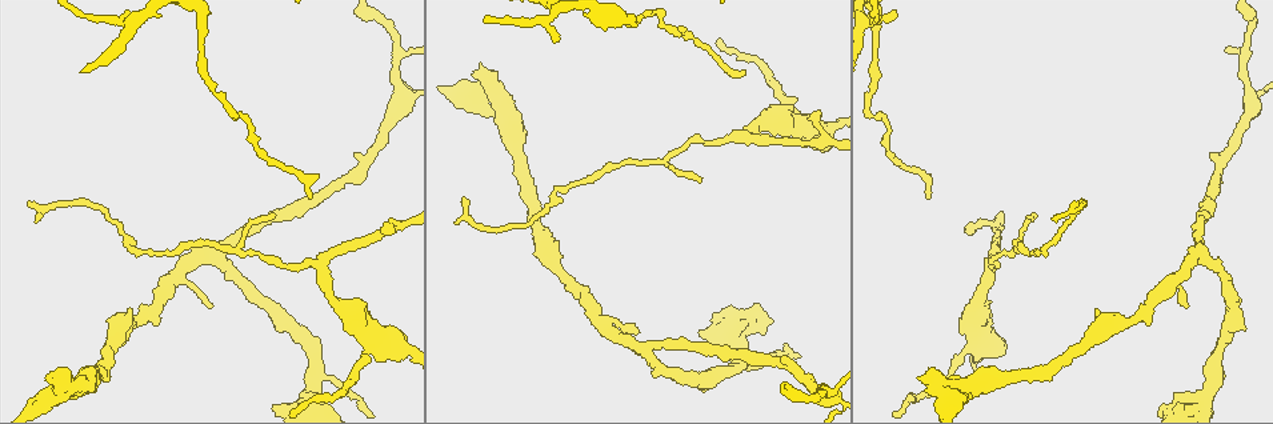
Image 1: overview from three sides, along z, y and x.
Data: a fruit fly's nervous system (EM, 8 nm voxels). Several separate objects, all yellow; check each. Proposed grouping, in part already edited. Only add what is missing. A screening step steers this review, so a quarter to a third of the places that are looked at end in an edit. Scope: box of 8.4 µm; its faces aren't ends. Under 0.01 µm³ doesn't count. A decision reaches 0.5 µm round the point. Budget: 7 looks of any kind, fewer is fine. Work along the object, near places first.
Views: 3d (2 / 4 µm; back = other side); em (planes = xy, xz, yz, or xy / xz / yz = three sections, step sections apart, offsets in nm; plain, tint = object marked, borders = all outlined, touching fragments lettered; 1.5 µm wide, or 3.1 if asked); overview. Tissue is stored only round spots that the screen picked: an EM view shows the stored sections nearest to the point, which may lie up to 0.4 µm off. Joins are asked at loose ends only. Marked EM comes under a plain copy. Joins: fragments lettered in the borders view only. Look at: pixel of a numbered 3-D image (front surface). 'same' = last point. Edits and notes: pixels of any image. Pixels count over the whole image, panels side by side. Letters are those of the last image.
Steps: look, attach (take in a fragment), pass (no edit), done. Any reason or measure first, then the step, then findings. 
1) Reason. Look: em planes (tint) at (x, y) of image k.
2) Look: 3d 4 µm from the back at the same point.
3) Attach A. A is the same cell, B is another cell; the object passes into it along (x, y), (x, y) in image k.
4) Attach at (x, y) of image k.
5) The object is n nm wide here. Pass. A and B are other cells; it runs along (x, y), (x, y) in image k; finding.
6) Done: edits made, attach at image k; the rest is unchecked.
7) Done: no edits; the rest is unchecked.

Look: em yz step 4 (borders) at (463, 197) of image 1.

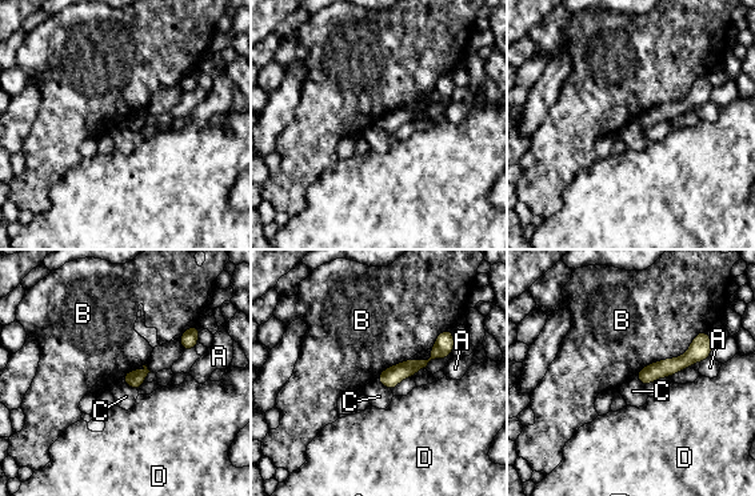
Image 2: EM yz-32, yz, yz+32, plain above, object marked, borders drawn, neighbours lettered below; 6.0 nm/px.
Look: em planes (borders) at the same point.

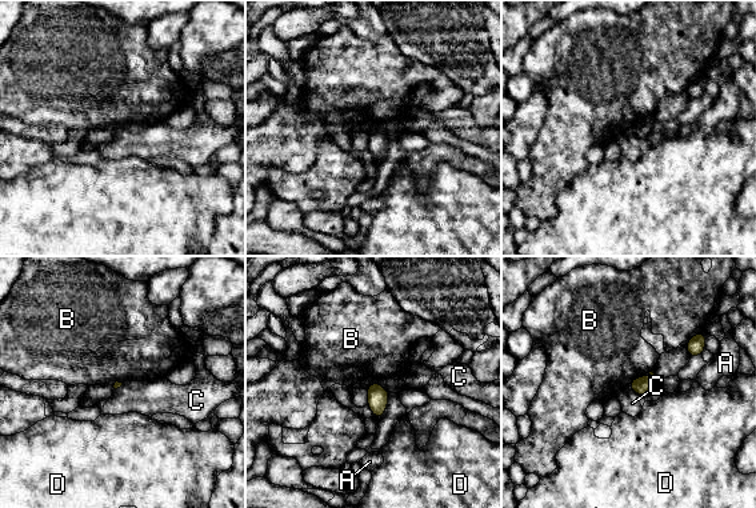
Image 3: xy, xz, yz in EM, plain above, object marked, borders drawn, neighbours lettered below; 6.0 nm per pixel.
The longest contact is with B, 140 nm. Pass. A, B, C and D are other cells; none of them fits.

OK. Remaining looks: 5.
Free end. Look: em planes (tint) at (47, 374) of image 1.

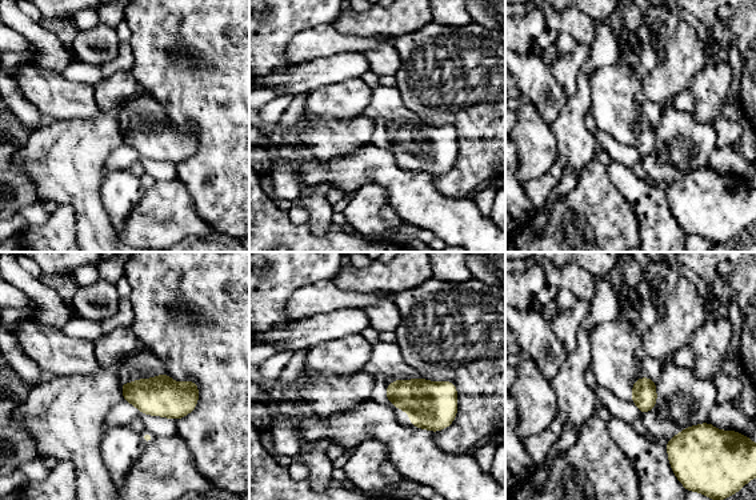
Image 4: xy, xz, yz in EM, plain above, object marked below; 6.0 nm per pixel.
Look: em planes (borders) at the same point.

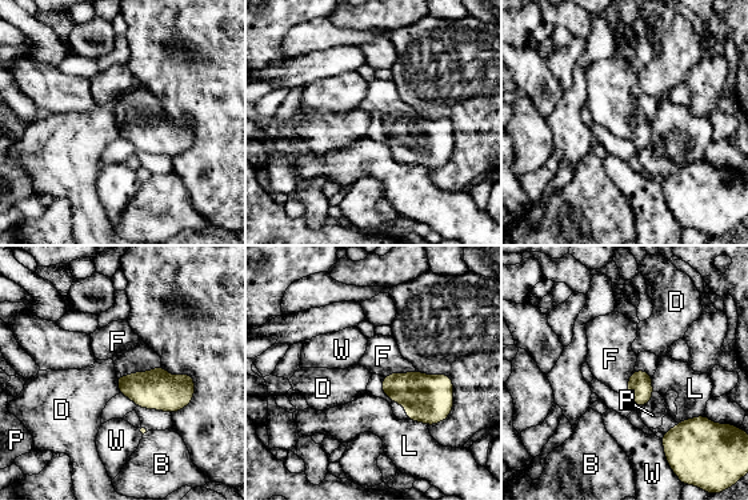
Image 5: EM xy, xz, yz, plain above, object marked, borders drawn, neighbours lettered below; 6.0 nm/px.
Attach F. F is the same cell, B, D, L, P and W are other cells; the object passes into it along (156, 390), (140, 372), (118, 342) in image 5; it goes on there.

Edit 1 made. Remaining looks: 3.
Thin end. Look: em planes (borders) at (821, 113) of image 1.

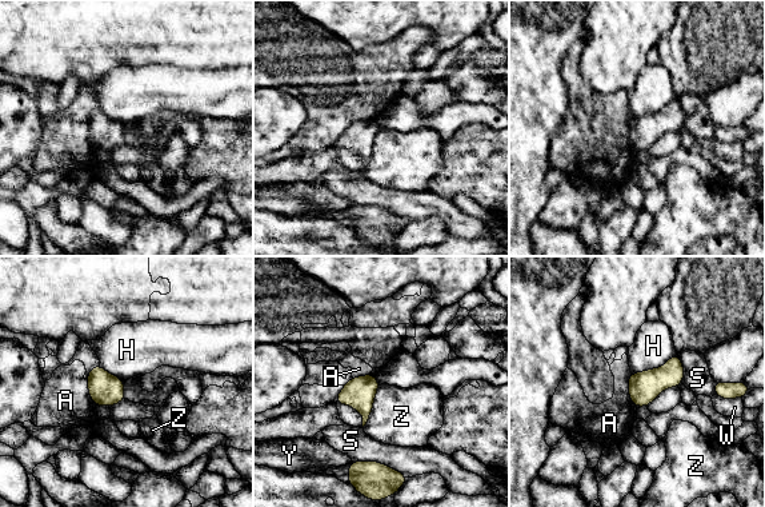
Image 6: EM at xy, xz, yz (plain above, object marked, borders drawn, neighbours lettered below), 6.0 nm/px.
The longest contact is with S, 340 nm. Pass. A, H, S, W, Y and Z are other cells; none of them fits.

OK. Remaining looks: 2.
Done: edits made, attach at image 5; the rest is unchecked.

